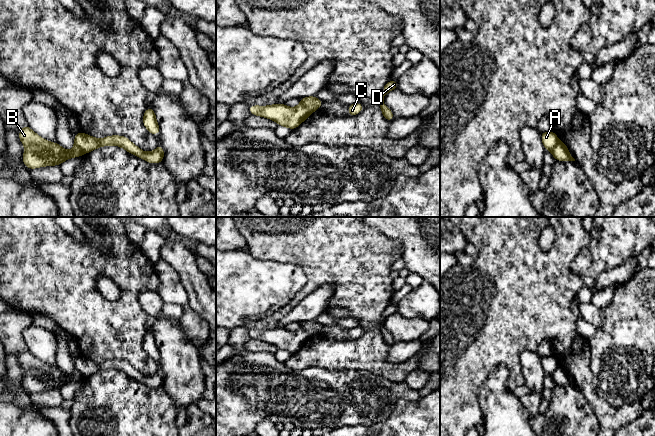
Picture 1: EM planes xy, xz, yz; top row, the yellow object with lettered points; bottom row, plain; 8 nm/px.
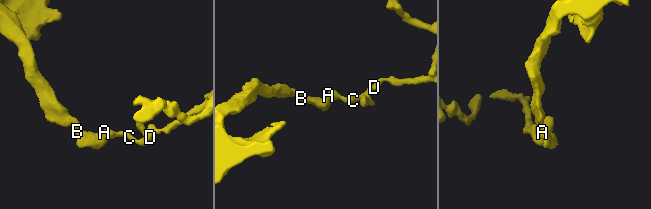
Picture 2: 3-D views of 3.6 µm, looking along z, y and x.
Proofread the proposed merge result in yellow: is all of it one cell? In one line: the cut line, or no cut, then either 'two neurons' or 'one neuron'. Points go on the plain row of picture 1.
cut in xz along (300, 328), (311, 336); two neurons

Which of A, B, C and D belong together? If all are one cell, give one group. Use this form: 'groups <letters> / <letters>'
groups A C D / B

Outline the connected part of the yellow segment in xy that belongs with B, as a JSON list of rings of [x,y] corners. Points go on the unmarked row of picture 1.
[[[27,349],[20,353],[19,364],[24,368],[23,387],[28,393],[42,390],[59,390],[69,382],[80,381],[84,376],[76,369],[71,375],[66,375],[58,367],[49,366]]]

